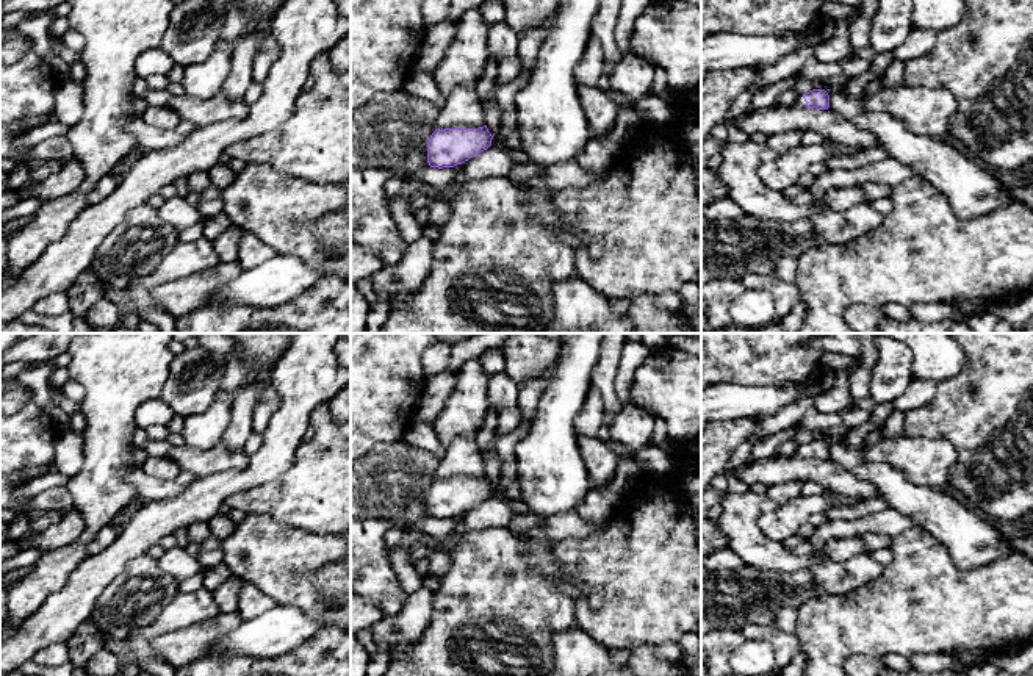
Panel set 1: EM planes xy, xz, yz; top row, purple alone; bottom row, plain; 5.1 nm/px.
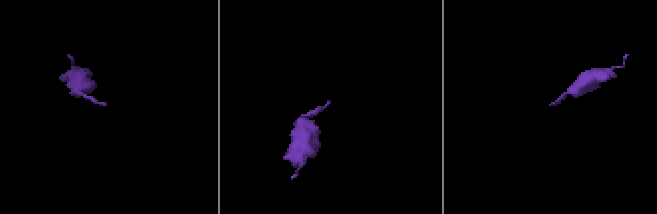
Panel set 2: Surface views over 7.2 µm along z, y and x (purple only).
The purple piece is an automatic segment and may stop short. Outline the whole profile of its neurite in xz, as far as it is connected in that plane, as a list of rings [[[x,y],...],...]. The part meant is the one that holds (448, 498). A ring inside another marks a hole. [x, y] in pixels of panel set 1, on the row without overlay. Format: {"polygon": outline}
{"polygon": [[[487,476],[479,479],[437,479],[427,493],[430,518],[454,518],[487,501],[491,496]]]}

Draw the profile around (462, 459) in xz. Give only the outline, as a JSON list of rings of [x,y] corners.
[[[457,438],[446,446],[440,458],[437,479],[479,479],[485,476],[485,463],[476,440]]]

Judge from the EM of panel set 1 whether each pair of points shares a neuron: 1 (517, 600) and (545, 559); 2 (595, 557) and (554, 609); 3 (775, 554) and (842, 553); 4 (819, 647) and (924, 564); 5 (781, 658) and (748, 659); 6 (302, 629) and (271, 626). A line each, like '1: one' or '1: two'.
1: two
2: two
3: two
4: one
5: two
6: one

